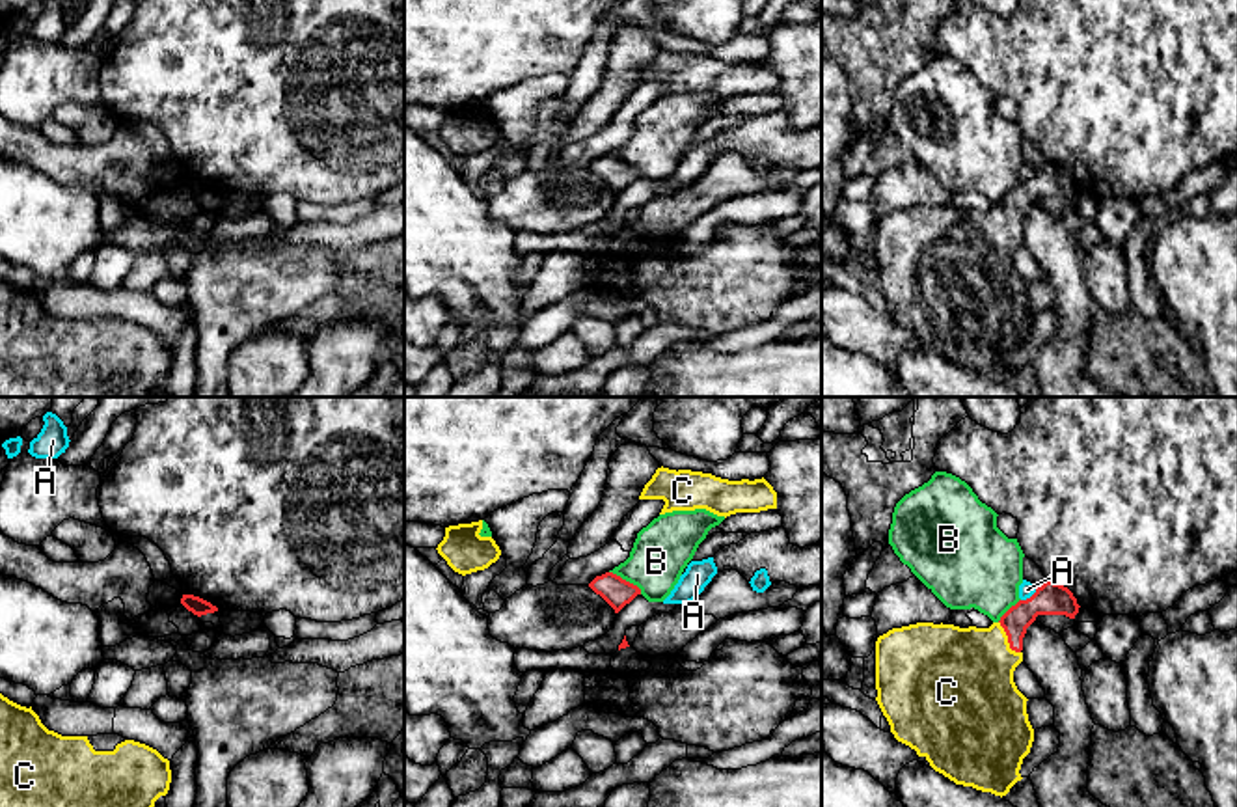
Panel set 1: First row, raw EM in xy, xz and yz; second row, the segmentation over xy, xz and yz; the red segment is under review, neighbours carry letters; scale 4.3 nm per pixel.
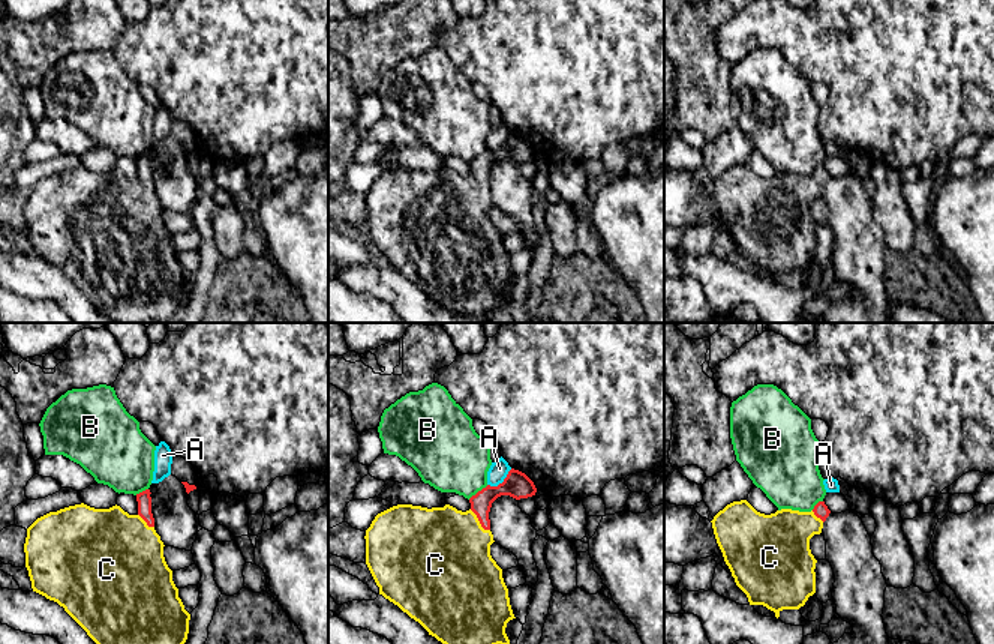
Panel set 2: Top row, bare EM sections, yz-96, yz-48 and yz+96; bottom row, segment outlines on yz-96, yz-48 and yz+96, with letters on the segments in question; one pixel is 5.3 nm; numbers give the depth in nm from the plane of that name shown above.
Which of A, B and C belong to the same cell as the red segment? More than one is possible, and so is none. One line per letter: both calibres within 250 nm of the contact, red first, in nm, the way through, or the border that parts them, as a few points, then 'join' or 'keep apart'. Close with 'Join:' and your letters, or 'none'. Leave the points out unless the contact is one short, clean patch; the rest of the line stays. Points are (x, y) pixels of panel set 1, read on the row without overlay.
A: 140 nm thick on the red side, 70 nm on the other; border along yz (1038, 170), (1021, 183); keep apart
B: 120 nm thick on the red side, 240 nm on the other; border along xz (610, 153), (632, 164), (641, 176); keep apart
C: 140 nm thick on the red side, 440 nm on the other; runs through yz (1049, 181), (1008, 222), (964, 259); join
Join: C

